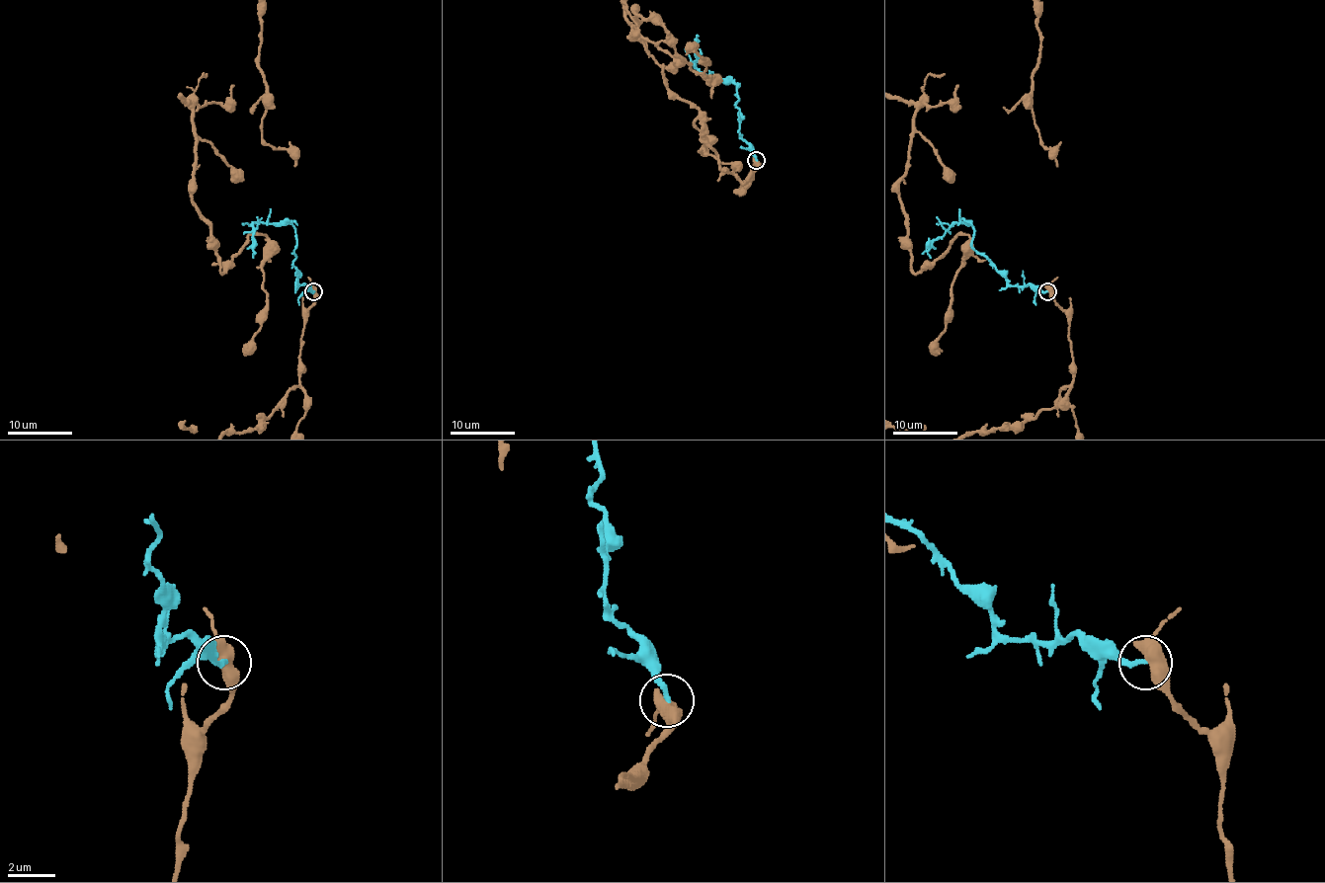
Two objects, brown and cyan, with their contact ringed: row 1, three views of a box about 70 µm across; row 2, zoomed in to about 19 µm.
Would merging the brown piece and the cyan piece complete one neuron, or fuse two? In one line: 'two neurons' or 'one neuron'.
two neurons

